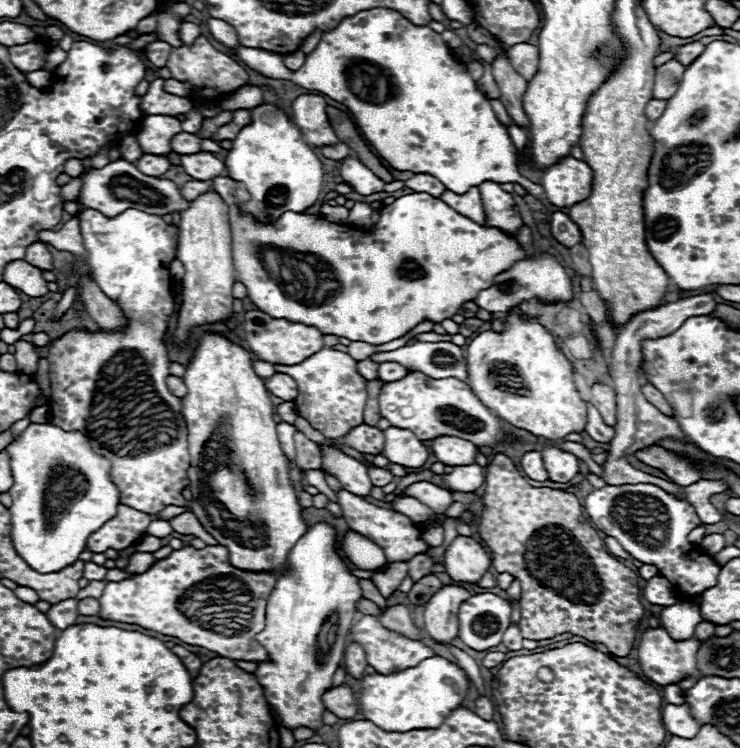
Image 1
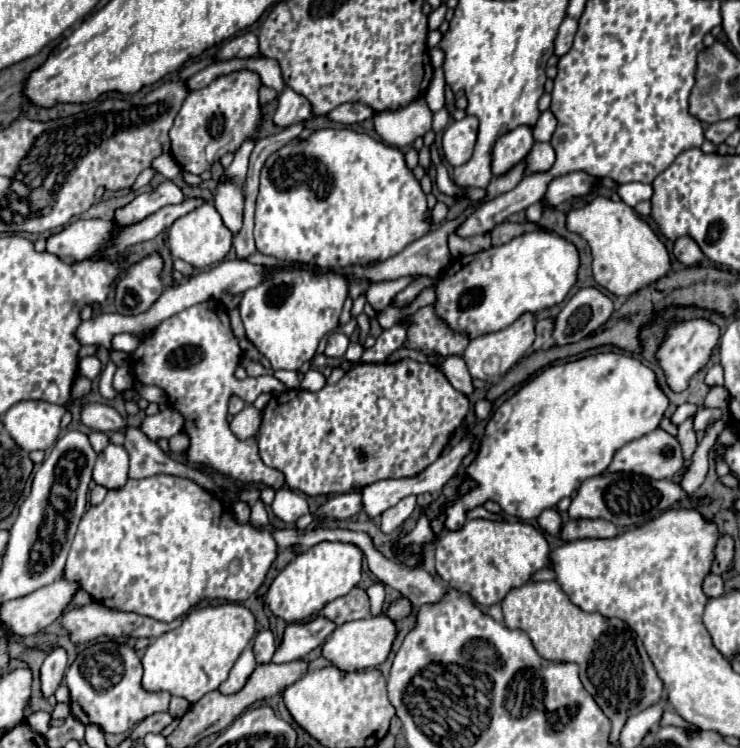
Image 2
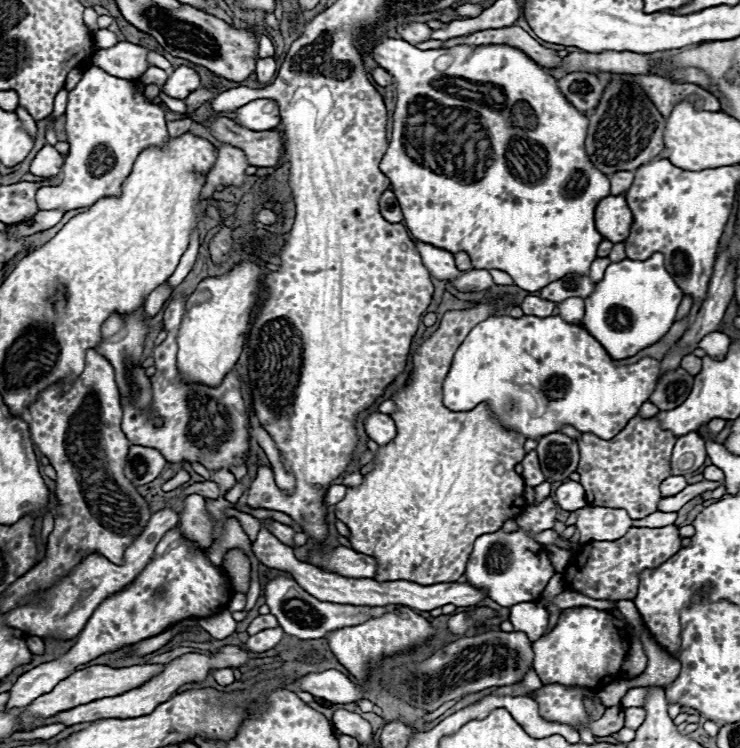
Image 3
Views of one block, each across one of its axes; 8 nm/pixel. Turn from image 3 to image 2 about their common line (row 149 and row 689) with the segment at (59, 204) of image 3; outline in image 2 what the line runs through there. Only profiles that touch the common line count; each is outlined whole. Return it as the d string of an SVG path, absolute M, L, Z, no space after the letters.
M118 640L96 642L84 648L74 664L66 670L64 682L70 688L72 714L84 724L96 724L104 732L130 732L138 722L156 712L166 712L170 704L168 692L148 692L142 688L142 662L136 650Z

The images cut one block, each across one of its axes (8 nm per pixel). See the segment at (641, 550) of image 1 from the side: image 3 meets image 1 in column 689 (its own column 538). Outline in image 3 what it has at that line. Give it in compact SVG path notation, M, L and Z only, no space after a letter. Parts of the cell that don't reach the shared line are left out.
M552 496L546 500L528 506L518 518L516 532L496 530L490 534L482 534L474 542L474 552L470 554L466 566L466 582L472 586L480 586L480 590L488 590L488 596L500 606L514 606L520 602L534 602L544 592L548 580L554 576L554 568L548 560L548 550L544 544L534 540L536 534L554 528L558 516L558 504Z

